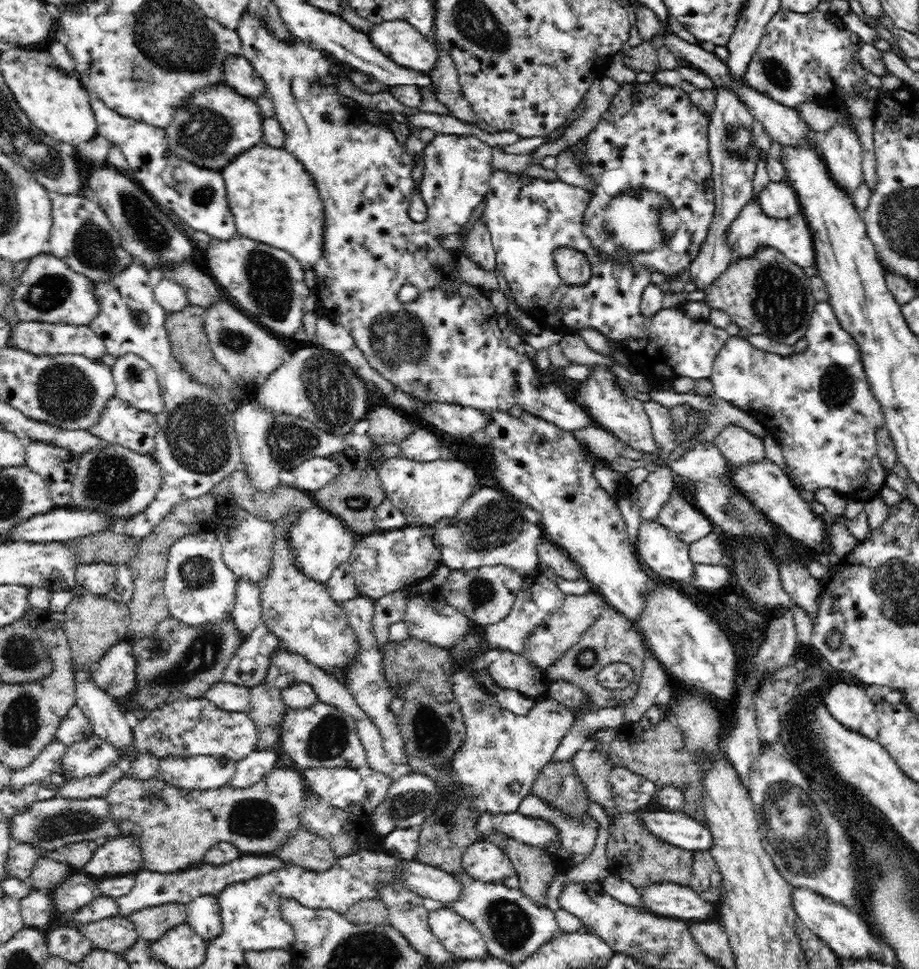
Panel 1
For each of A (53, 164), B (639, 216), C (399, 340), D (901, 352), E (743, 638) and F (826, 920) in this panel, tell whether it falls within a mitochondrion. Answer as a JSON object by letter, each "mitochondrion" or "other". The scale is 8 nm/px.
{"A":"mitochondrion","B":"mitochondrion","C":"mitochondrion","D":"other","E":"other","F":"other"}

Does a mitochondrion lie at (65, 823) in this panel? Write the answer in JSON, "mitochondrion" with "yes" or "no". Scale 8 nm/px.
{"mitochondrion":"yes"}

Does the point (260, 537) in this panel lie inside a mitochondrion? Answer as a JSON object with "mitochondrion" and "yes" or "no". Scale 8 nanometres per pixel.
{"mitochondrion":"no"}

